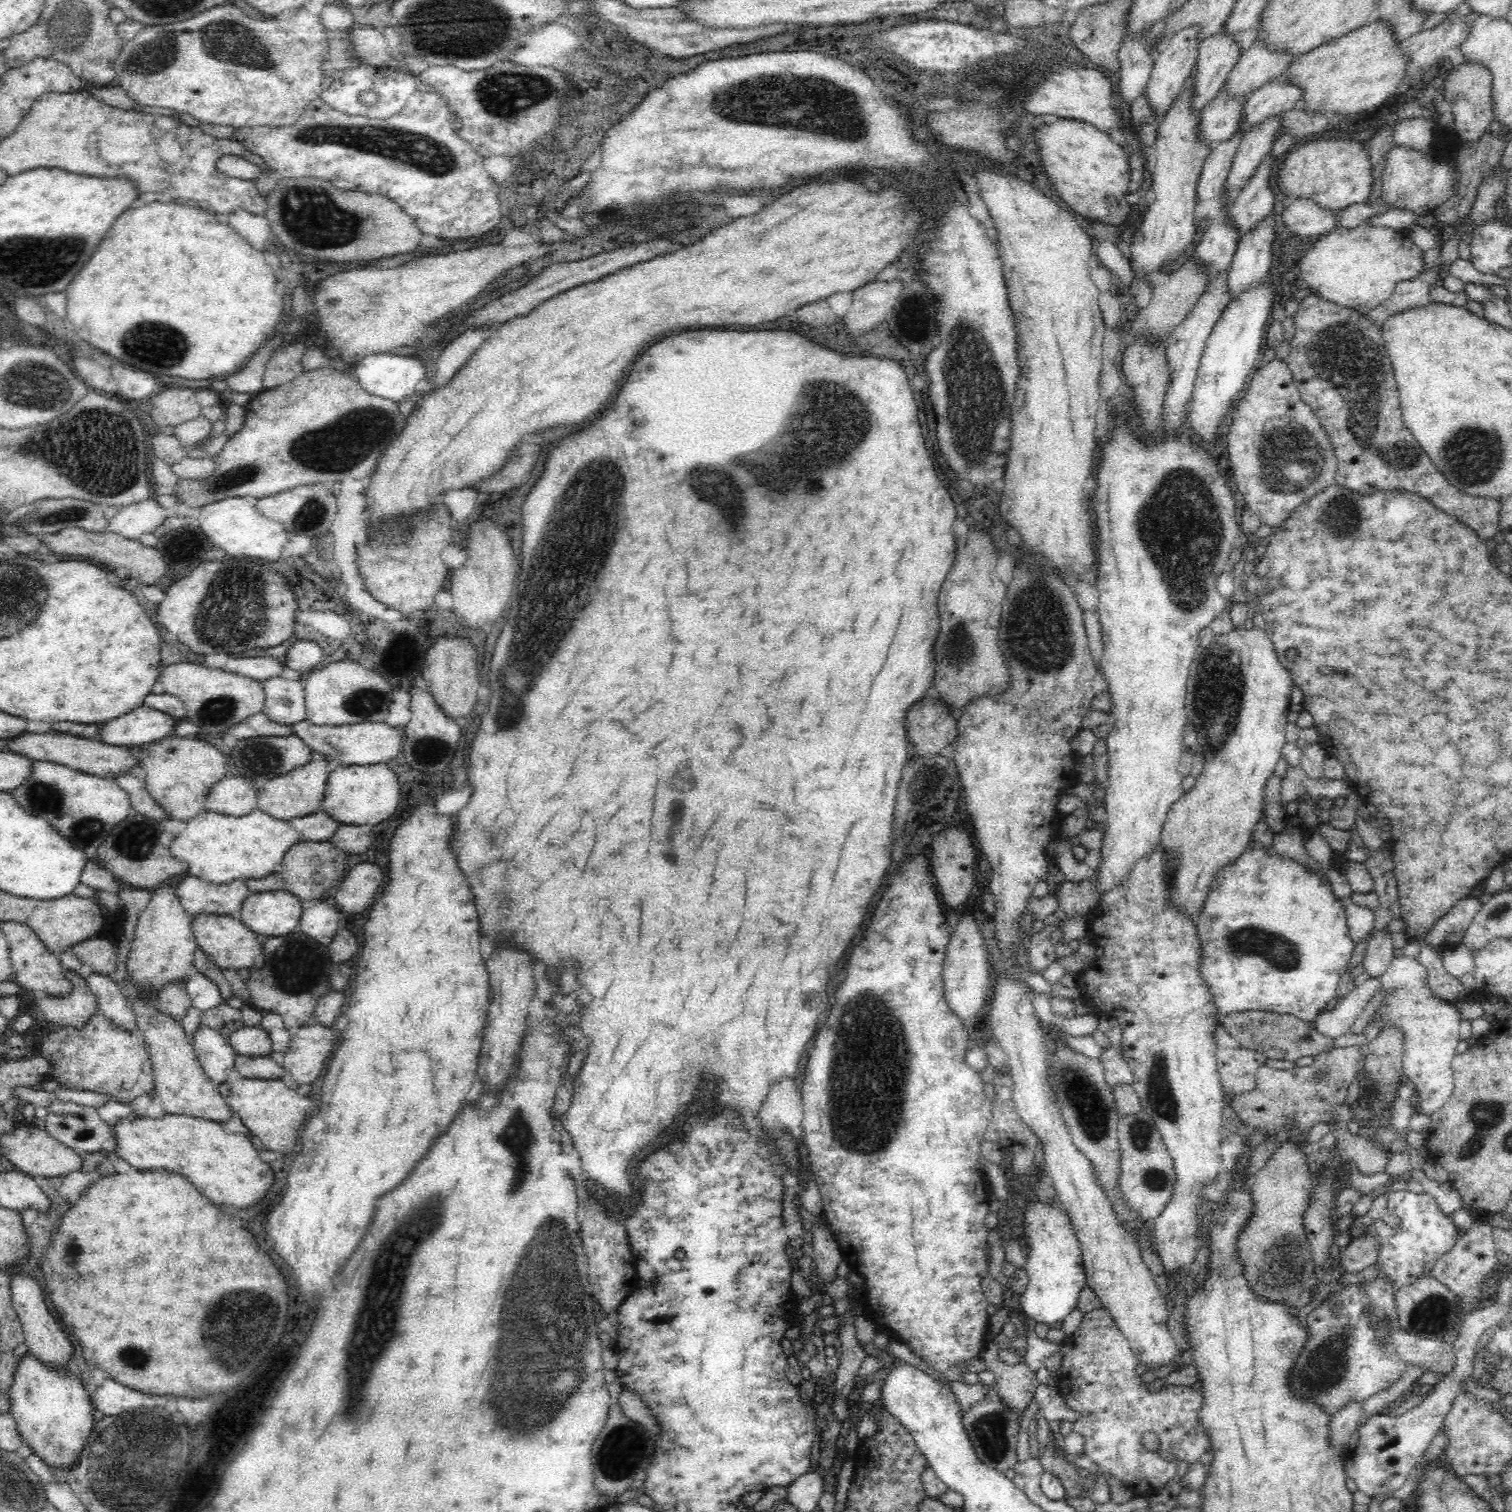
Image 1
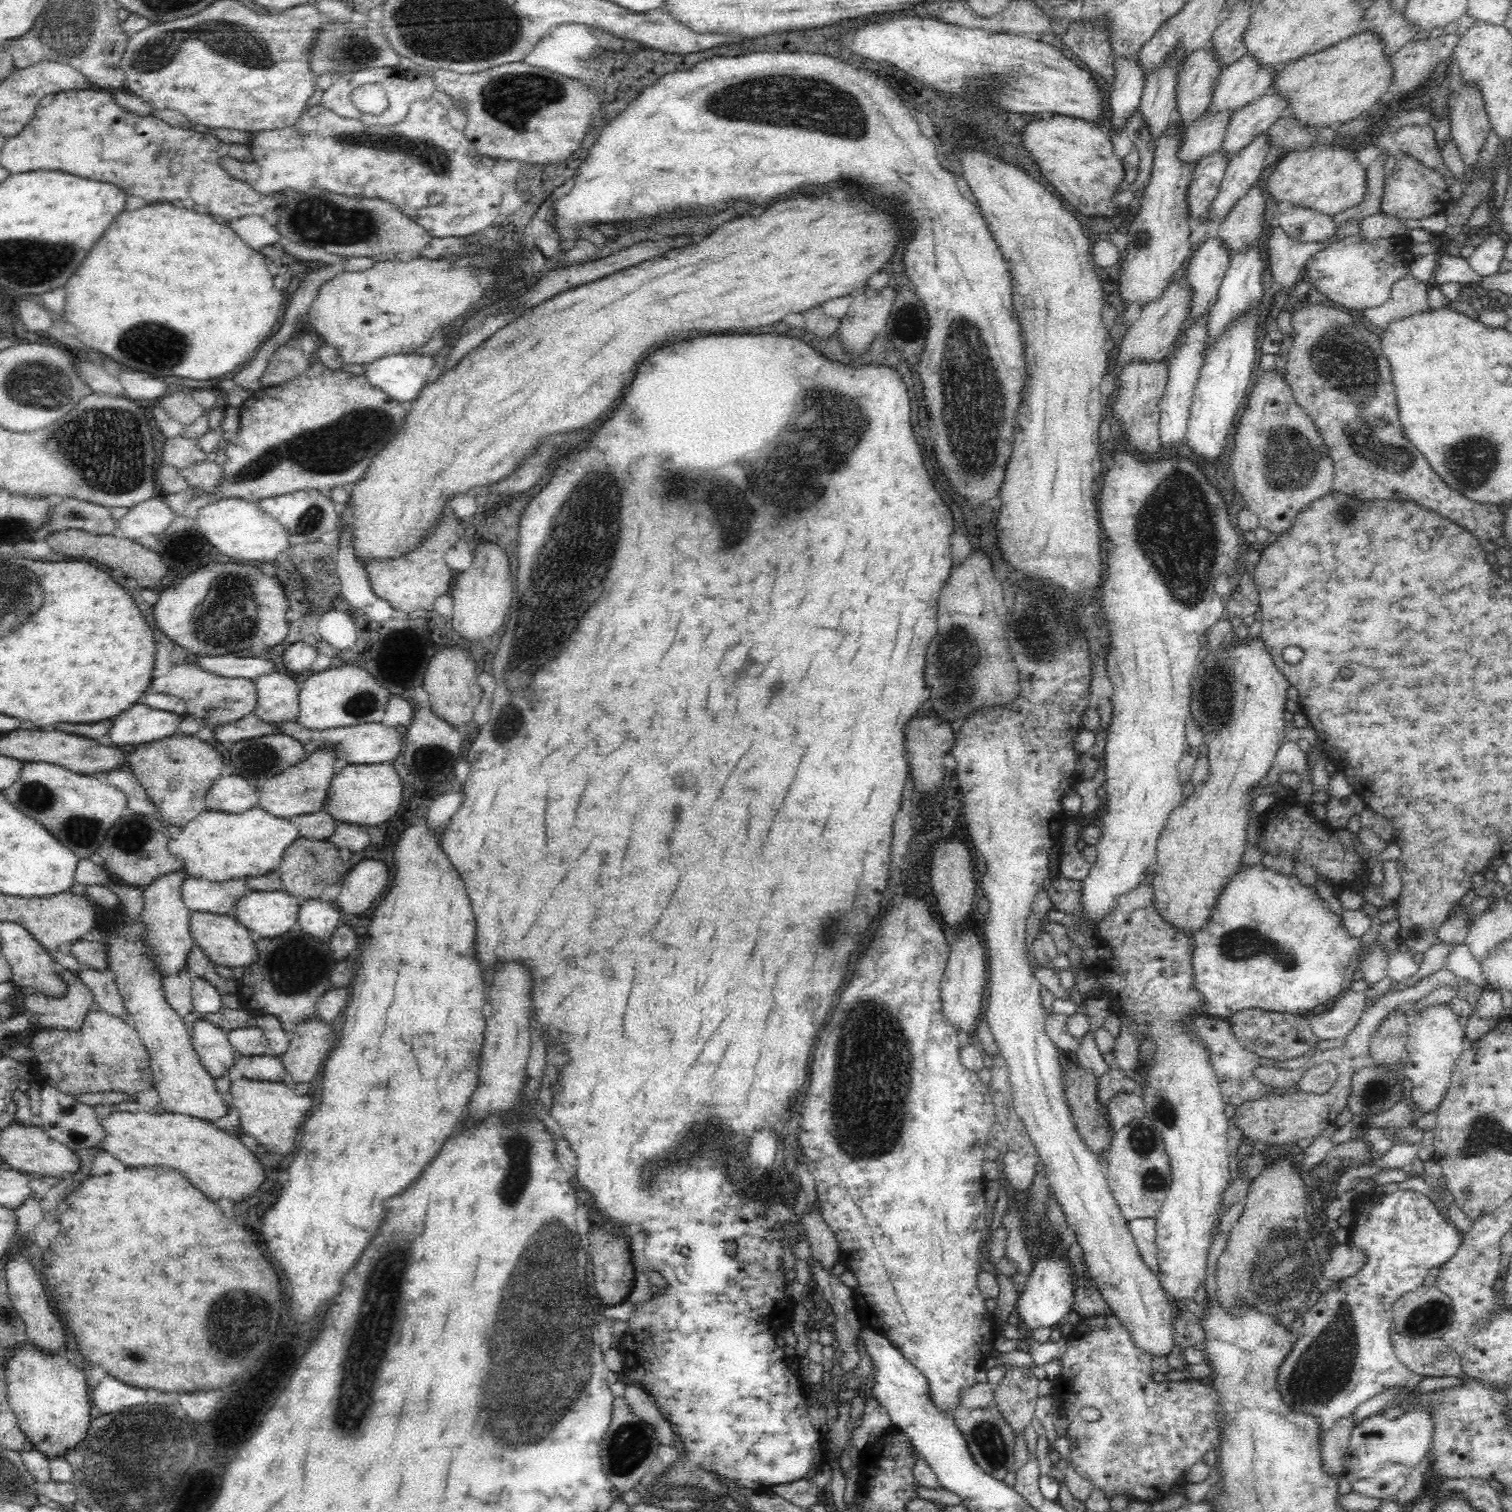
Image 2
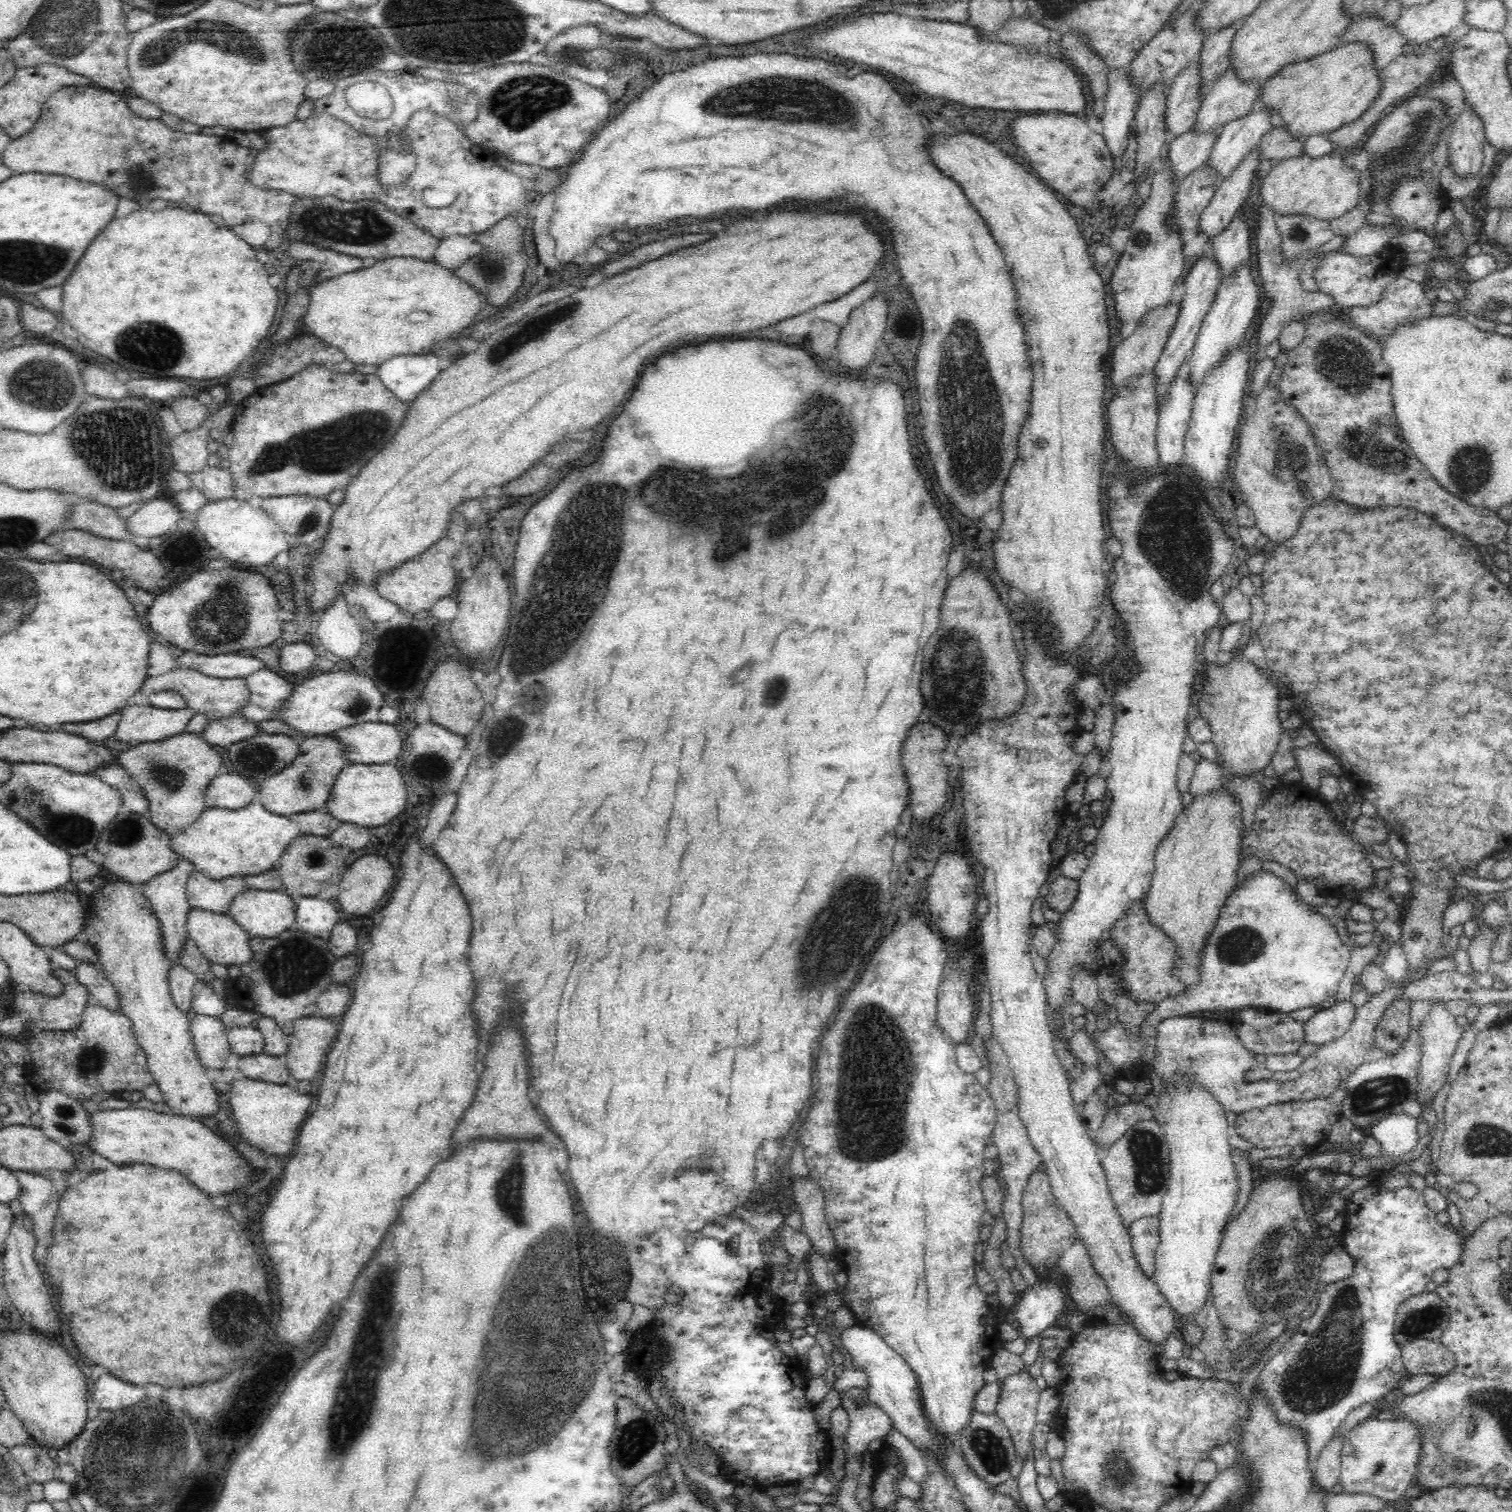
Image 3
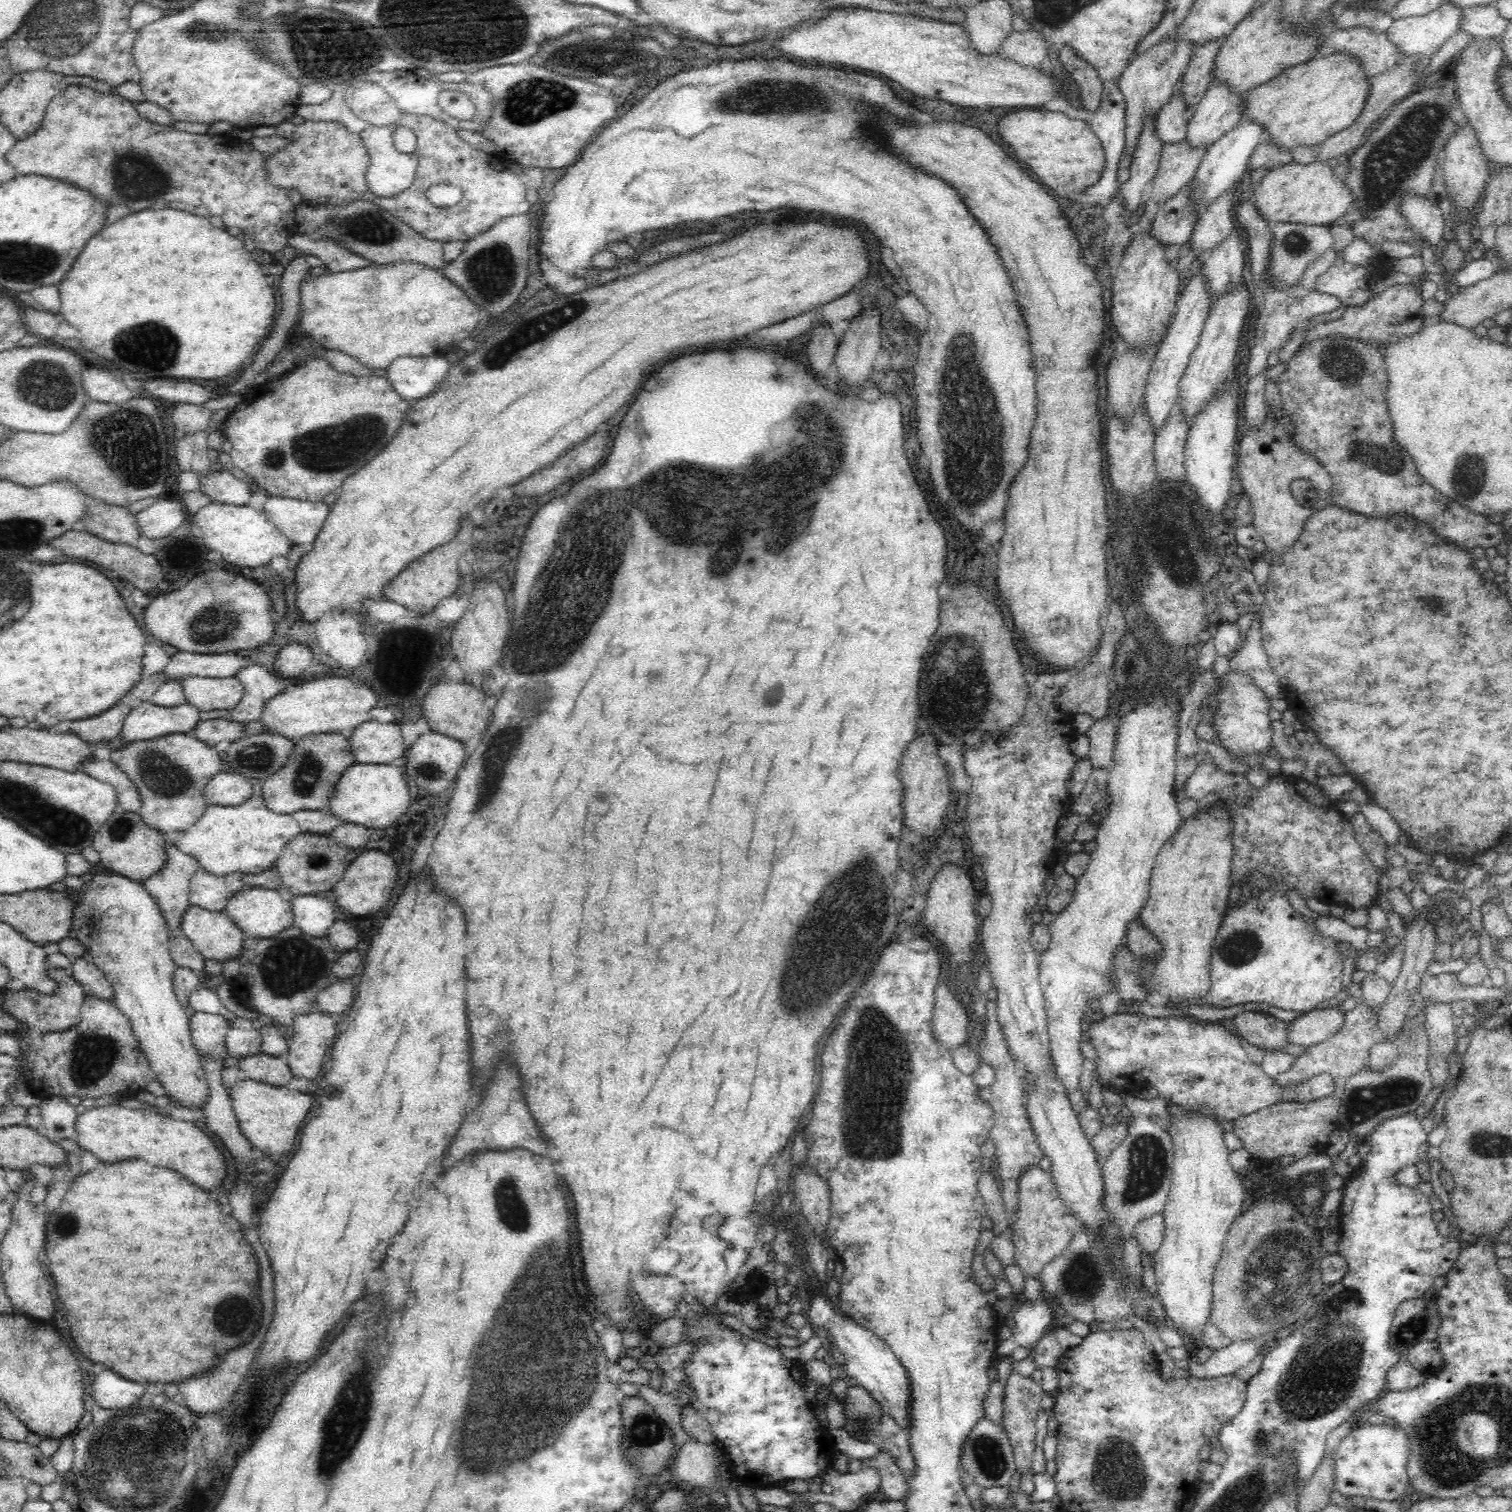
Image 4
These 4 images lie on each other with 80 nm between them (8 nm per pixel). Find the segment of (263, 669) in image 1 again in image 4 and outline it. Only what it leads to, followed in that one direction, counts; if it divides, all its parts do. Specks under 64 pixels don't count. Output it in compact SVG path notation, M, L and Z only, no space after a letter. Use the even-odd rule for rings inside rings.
M178 651L170 656L168 666L158 673L164 675L164 680L182 680L187 676L228 678L234 677L240 668L254 663L254 660L244 658L244 653L235 651L224 654L196 654Z

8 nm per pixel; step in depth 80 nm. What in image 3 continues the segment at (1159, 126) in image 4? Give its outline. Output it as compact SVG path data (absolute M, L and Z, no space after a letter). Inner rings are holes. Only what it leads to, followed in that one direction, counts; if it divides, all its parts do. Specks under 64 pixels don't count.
M1198 61L1190 63L1172 82L1164 116L1168 140L1188 132L1196 123L1196 116L1204 98L1198 70Z

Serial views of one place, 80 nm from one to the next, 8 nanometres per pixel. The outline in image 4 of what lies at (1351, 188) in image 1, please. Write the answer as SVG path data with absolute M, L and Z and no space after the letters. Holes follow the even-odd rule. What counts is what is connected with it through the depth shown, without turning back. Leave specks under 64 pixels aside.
M1313 162L1309 165L1284 164L1268 171L1254 187L1252 203L1264 222L1292 222L1307 226L1329 225L1350 211L1354 195L1346 188L1342 176L1332 173L1330 165Z

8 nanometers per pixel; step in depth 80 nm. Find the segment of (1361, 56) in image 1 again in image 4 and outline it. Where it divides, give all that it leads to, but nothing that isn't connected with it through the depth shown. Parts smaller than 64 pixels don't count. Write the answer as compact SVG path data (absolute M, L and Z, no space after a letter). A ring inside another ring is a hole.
M1330 53L1317 56L1305 63L1284 69L1277 78L1251 90L1243 103L1243 121L1258 124L1265 132L1265 138L1281 150L1296 147L1317 147L1333 134L1351 126L1364 109L1369 94L1369 79L1364 75L1360 61L1346 53Z

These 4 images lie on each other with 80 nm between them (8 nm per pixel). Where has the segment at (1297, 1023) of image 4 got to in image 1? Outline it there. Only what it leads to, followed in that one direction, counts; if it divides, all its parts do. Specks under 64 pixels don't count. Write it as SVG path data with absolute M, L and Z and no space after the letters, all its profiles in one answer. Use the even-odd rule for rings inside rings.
M1370 977L1347 995L1335 1000L1326 1010L1314 1018L1314 1029L1318 1033L1336 1039L1351 1030L1356 1019L1362 1014L1364 1006L1378 988L1381 979Z

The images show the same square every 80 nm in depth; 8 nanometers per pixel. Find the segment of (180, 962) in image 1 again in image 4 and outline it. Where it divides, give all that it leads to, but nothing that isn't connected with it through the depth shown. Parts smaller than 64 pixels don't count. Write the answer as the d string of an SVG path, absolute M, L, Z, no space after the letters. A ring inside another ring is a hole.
M168 837L164 846L164 863L158 872L141 883L130 880L118 873L99 873L92 880L84 882L79 890L71 890L72 926L74 938L84 945L82 956L94 963L110 981L114 994L112 1001L131 1022L133 1033L139 1046L148 1058L150 1069L154 1071L166 1095L180 1107L200 1109L206 1103L208 1085L201 1064L201 1056L191 1040L189 1022L196 1012L189 1004L185 1007L175 993L173 974L177 967L171 955L171 933L180 927L182 914L191 904L189 890L191 876L201 868L196 857L181 852L173 837Z

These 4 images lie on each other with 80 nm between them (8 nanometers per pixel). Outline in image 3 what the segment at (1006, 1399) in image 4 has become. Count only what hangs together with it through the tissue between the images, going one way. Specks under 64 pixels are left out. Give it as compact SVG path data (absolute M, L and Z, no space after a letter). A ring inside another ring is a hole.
M1029 1371L1009 1374L1001 1384L997 1415L1009 1430L1016 1456L1022 1462L1032 1456L1039 1392Z

